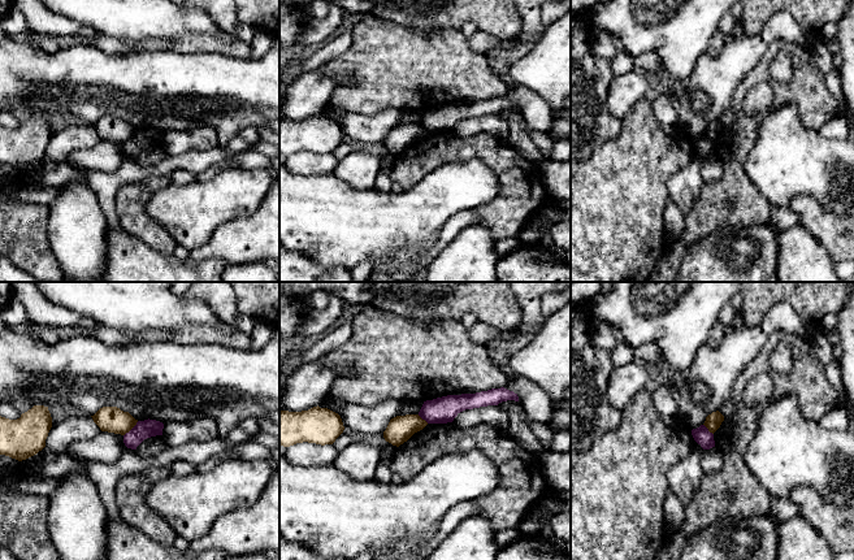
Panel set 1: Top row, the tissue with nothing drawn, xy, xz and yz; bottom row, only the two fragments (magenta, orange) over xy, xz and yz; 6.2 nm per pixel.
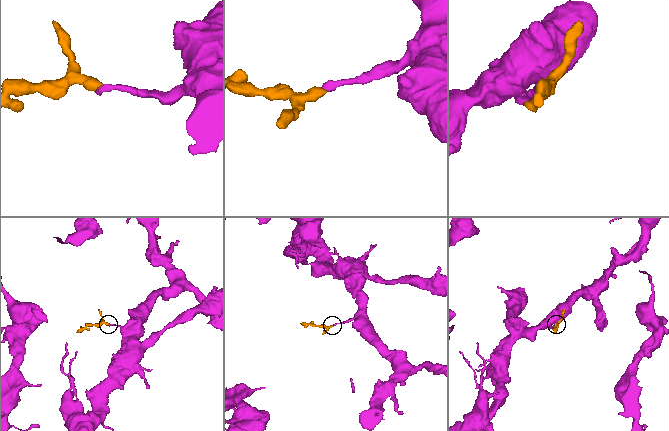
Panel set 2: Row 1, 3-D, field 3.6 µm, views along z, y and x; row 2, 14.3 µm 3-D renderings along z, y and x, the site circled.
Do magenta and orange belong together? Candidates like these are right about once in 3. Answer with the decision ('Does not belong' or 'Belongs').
Does not belong

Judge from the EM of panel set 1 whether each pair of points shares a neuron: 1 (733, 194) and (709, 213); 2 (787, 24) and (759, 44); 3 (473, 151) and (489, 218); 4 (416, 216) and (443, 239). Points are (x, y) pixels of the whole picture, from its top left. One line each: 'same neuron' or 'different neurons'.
1: same neuron
2: same neuron
3: same neuron
4: different neurons

